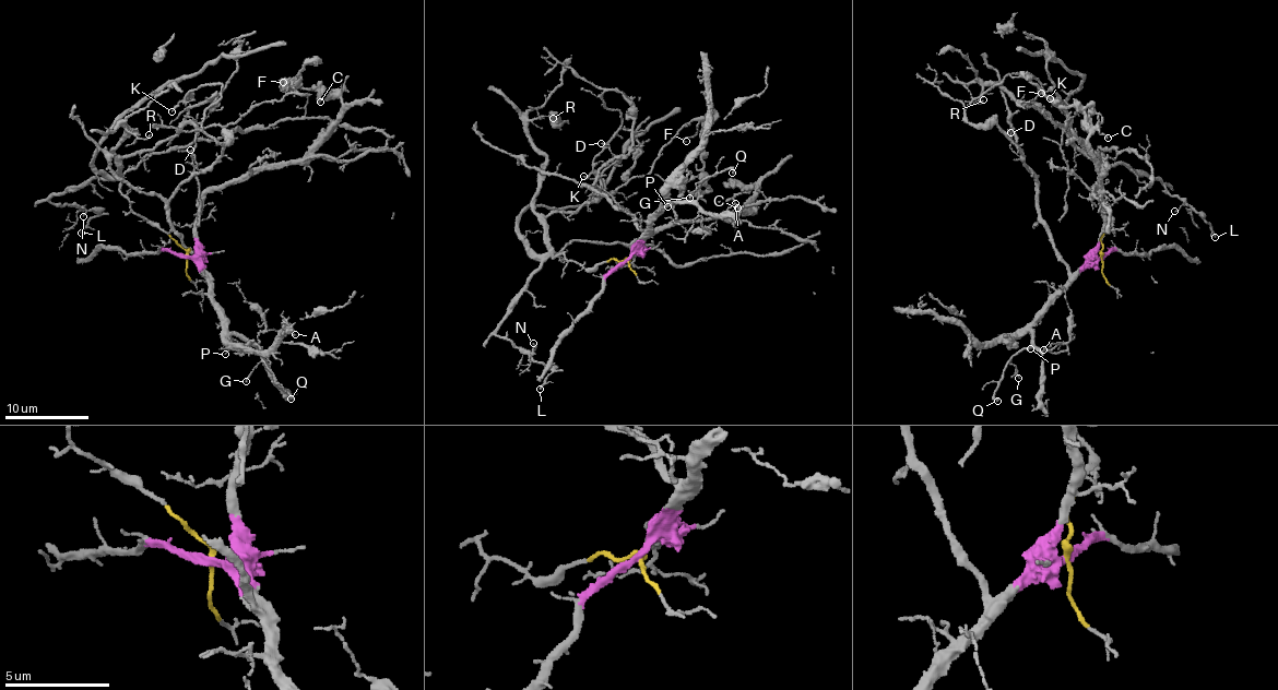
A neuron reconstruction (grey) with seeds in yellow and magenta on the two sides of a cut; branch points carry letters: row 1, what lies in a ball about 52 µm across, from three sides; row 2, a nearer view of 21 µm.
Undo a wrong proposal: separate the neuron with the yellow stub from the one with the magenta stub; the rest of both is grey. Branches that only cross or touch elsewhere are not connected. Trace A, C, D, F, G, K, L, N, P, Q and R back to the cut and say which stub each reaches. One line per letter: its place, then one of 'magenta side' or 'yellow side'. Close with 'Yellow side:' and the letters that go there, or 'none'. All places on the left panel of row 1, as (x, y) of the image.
A: at (295, 334); magenta side
C: at (320, 102); magenta side
D: at (190, 150); magenta side
F: at (283, 82); yellow side
G: at (246, 381); magenta side
K: at (172, 111); magenta side
L: at (81, 233); yellow side
N: at (83, 216); yellow side
P: at (225, 354); magenta side
Q: at (291, 399); magenta side
R: at (149, 134); yellow side
Yellow side: F, L, N, R

